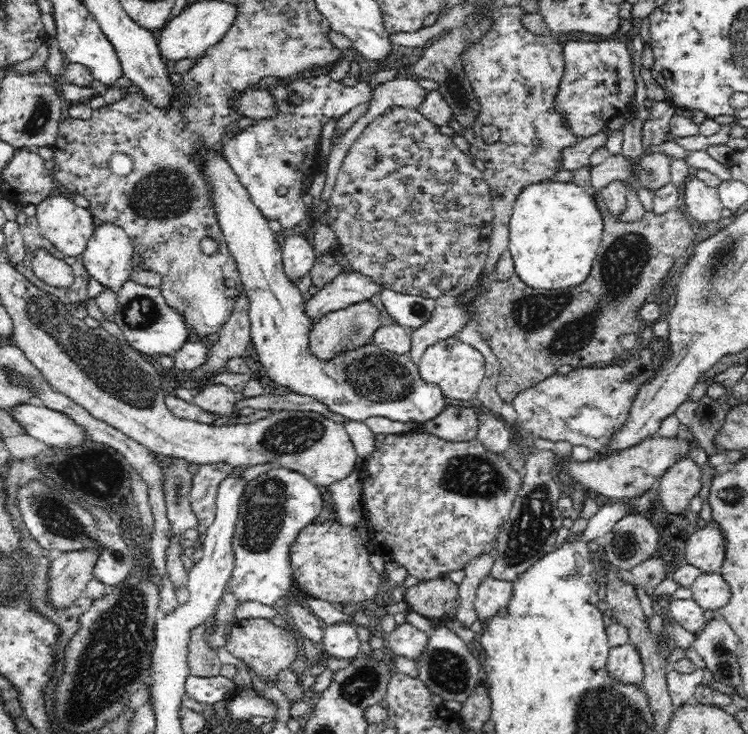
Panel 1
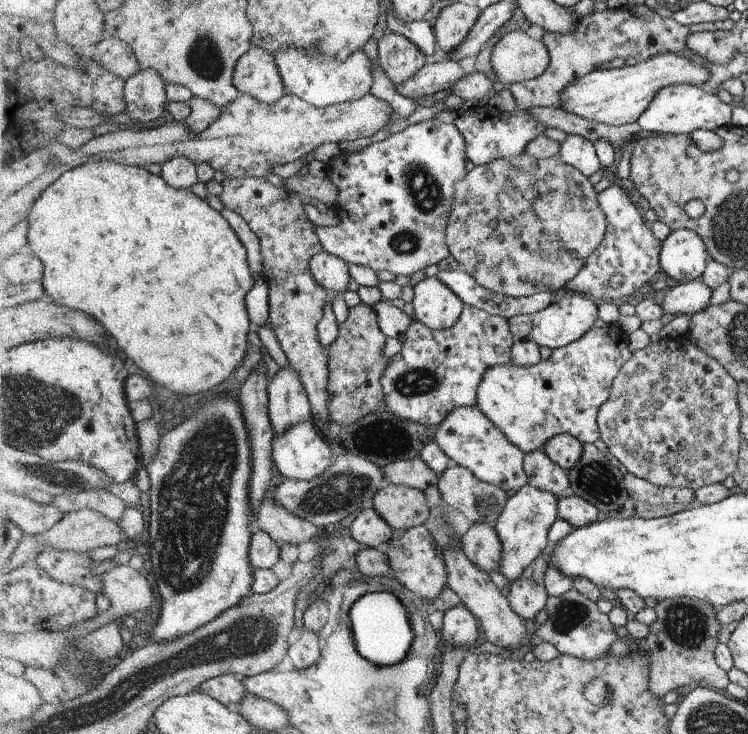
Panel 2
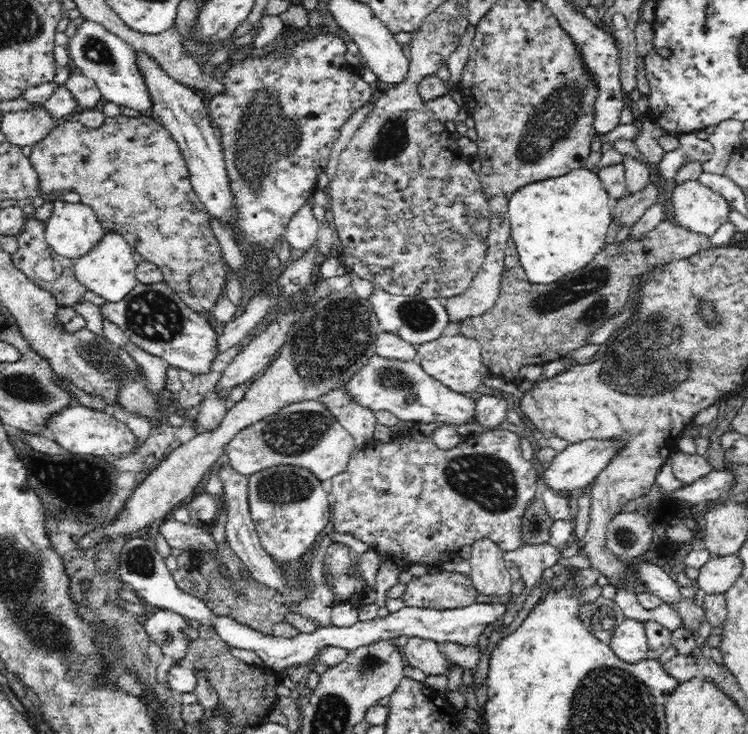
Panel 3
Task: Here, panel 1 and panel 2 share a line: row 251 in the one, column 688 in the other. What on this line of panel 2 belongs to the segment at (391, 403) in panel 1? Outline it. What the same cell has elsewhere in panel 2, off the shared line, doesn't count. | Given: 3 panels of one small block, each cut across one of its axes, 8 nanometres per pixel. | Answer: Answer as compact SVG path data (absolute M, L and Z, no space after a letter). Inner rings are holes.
M673 230L663 240L661 265L664 277L671 284L685 283L701 278L708 264L709 251L704 239L693 230Z

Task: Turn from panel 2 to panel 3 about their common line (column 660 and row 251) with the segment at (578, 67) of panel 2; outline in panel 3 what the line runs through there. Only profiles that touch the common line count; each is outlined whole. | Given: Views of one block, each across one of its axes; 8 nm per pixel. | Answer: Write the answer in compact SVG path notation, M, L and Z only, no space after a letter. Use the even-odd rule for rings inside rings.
M28 218L25 220L24 232L20 232L17 236L18 249L11 255L12 263L16 268L20 269L30 281L38 285L38 287L48 290L56 297L56 302L60 306L73 306L80 302L80 298L87 291L75 277L73 271L73 260L66 259L65 256L58 254L45 239L45 222Z

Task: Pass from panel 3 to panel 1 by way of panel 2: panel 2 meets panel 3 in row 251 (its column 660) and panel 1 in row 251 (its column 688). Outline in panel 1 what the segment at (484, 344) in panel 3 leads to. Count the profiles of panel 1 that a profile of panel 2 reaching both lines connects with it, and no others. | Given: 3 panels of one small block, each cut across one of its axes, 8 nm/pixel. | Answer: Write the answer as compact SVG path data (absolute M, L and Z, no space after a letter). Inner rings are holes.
M592 192L592 195L601 210L603 235L592 270L582 284L556 290L530 288L514 274L508 280L492 279L486 286L484 295L476 300L478 303L475 314L480 325L480 335L499 359L497 393L504 402L512 403L519 392L542 382L561 366L568 365L576 369L594 367L598 362L620 360L625 350L622 349L618 338L624 334L639 336L638 332L644 328L644 323L640 322L640 308L645 304L646 298L651 296L652 290L658 288L668 276L670 268L688 250L690 242L696 236L681 208L670 209L664 214L646 211L638 222L621 222L612 217L600 193Z

